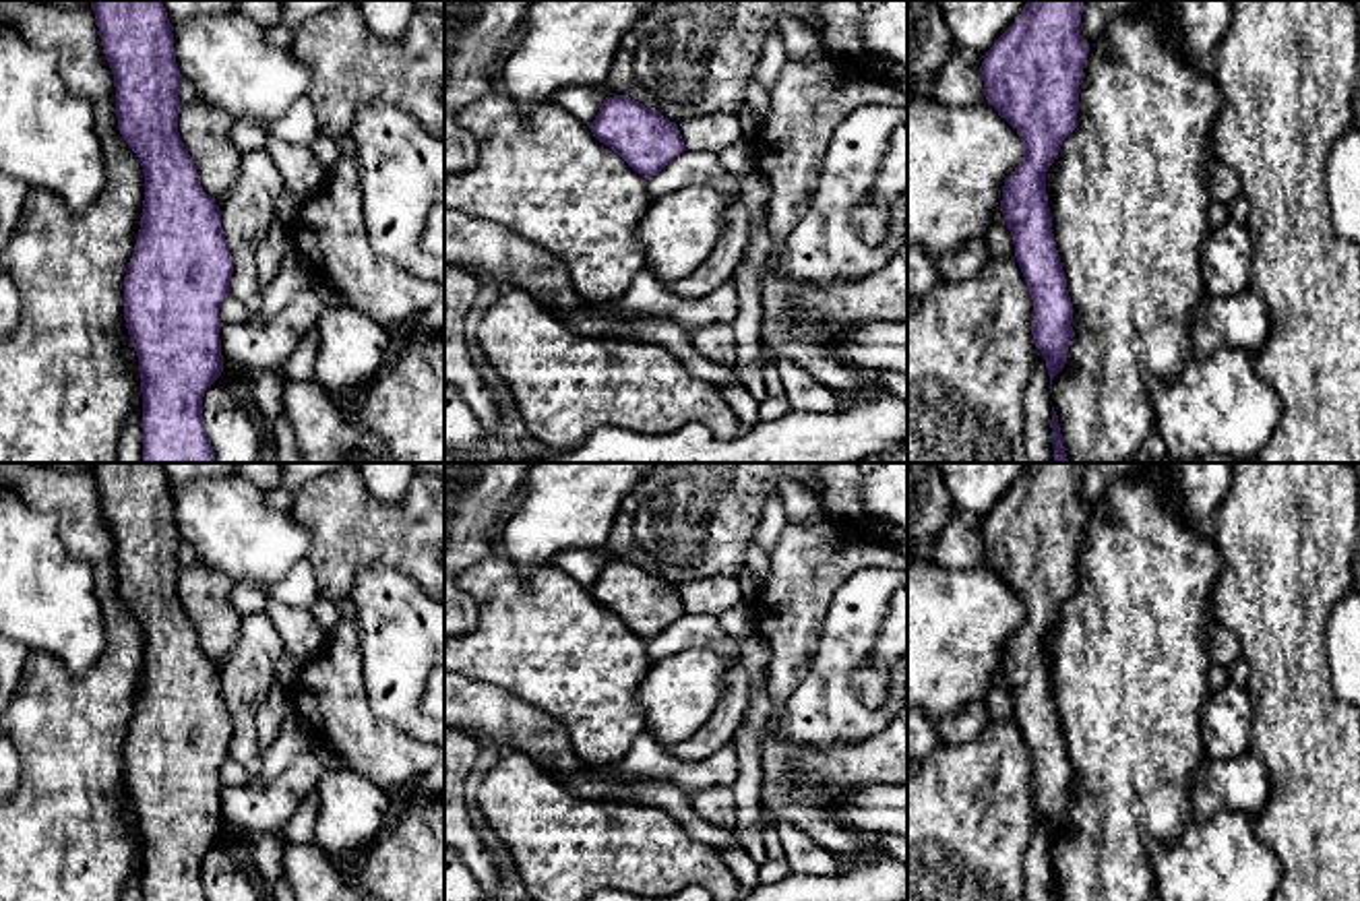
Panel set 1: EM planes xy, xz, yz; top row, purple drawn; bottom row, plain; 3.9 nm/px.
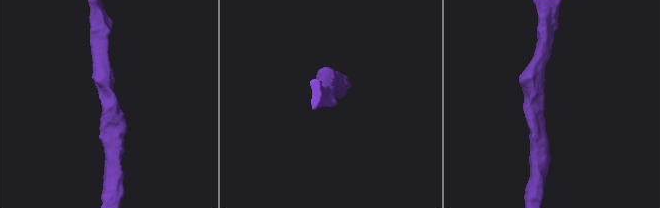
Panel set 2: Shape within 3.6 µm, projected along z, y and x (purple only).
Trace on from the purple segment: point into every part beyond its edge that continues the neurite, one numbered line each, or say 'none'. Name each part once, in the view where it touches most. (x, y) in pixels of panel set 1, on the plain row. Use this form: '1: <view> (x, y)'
1: yz (1127, 656)

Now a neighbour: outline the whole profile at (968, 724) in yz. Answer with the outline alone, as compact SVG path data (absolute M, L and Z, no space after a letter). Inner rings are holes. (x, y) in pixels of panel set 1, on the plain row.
M971 703L963 711L936 721L936 732L942 742L961 744L982 734L990 719L984 703Z

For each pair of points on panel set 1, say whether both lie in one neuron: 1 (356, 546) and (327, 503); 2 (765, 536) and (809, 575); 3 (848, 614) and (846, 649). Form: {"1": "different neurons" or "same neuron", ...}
{"1": "same neuron", "2": "different neurons", "3": "same neuron"}

